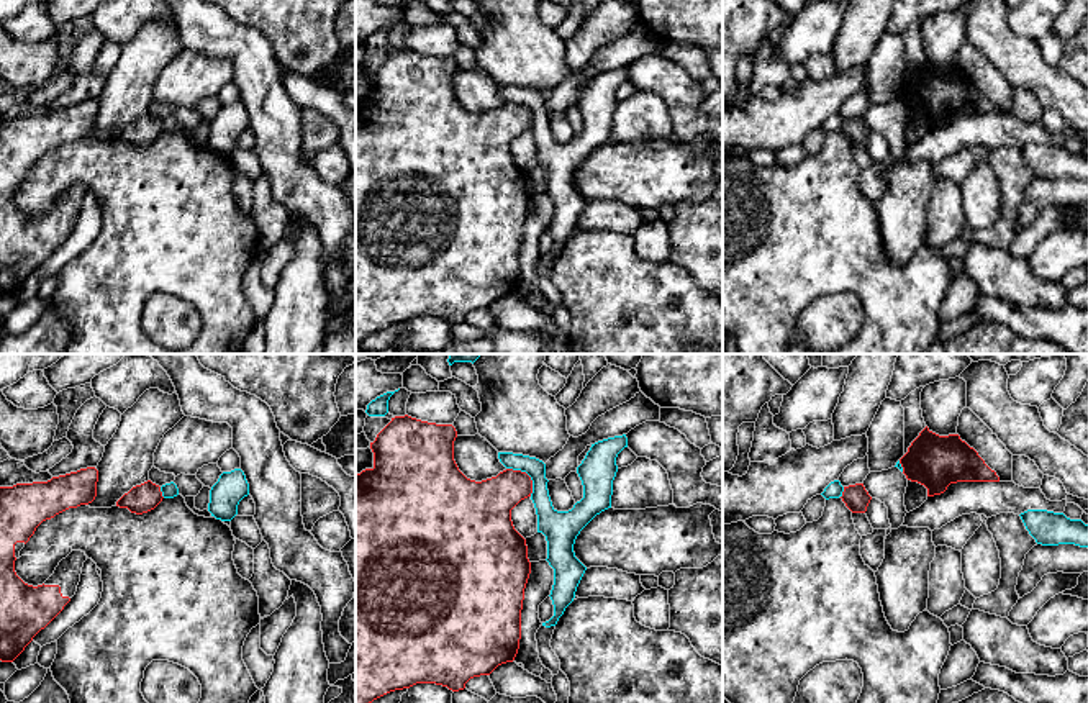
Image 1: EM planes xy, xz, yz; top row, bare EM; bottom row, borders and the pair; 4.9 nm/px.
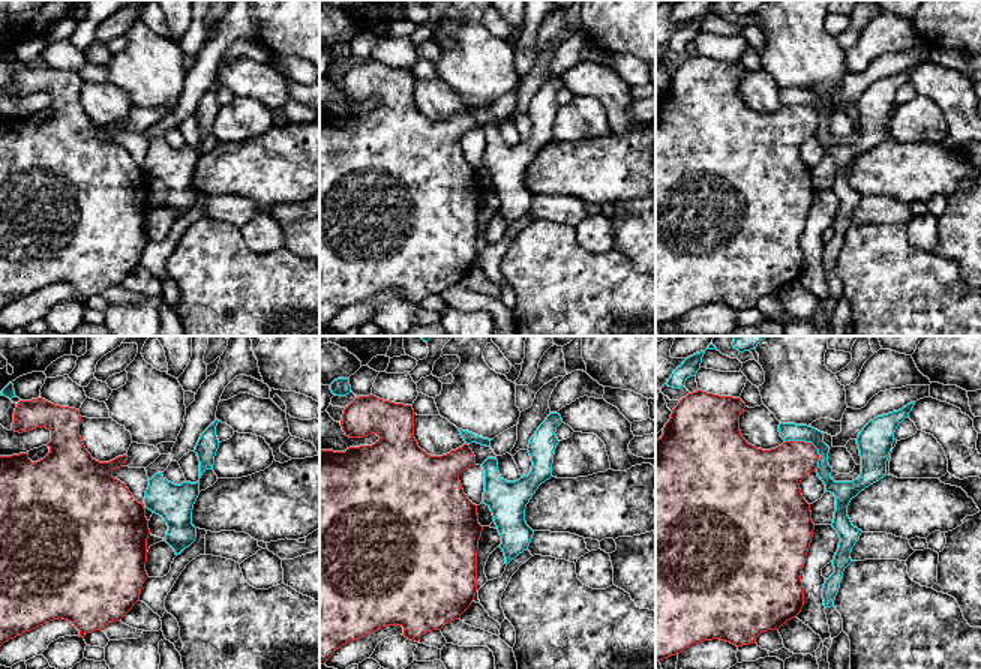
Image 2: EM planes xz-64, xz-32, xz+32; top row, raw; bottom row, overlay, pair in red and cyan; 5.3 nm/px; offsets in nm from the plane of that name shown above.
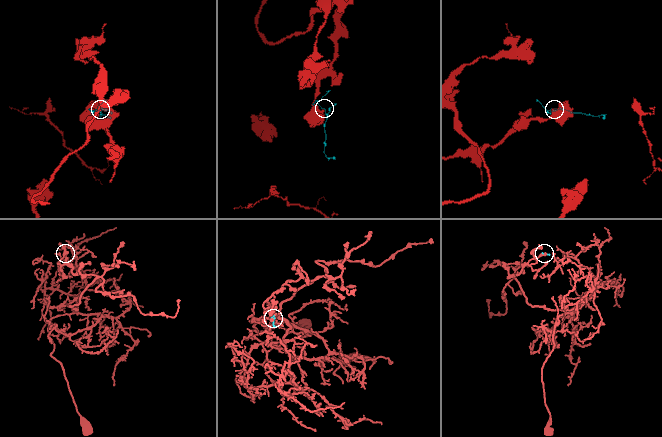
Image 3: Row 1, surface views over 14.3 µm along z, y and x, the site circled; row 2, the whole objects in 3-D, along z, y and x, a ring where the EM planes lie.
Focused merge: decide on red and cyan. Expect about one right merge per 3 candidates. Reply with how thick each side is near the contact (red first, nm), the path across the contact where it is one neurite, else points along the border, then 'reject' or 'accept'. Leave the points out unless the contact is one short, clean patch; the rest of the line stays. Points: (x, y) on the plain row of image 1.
240 nm thick on the red side, 130 nm on the other; reject

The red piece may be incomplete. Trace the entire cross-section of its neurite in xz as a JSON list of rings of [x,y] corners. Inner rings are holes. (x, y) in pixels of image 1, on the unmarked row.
[[[395,49],[370,75],[374,100],[356,108],[356,344],[374,333],[410,321],[416,316],[436,316],[452,324],[480,308],[490,308],[498,298],[513,295],[521,272],[521,243],[524,221],[531,206],[526,172],[515,162],[511,143],[533,126],[533,113],[526,105],[506,102],[496,110],[475,115],[467,111],[454,93],[457,64],[452,57],[436,57]]]

